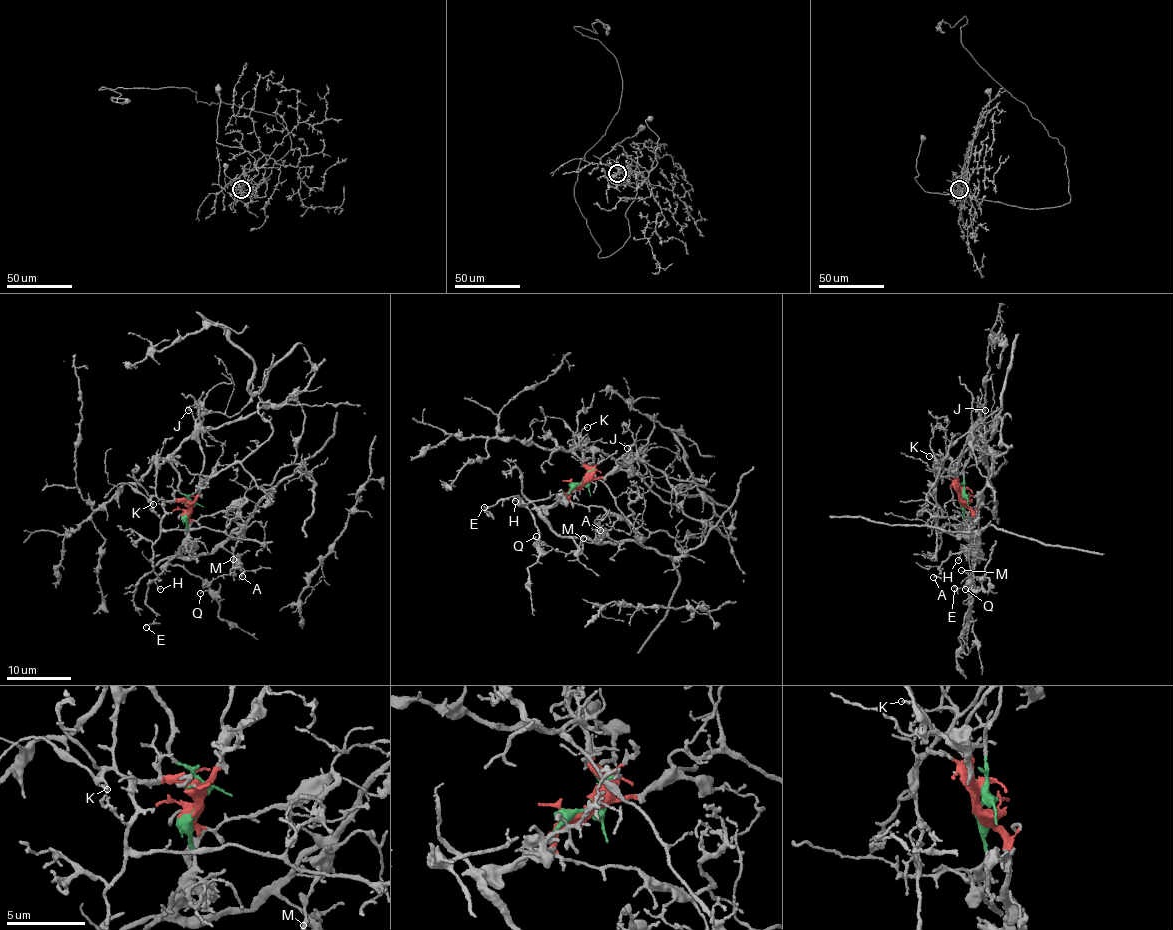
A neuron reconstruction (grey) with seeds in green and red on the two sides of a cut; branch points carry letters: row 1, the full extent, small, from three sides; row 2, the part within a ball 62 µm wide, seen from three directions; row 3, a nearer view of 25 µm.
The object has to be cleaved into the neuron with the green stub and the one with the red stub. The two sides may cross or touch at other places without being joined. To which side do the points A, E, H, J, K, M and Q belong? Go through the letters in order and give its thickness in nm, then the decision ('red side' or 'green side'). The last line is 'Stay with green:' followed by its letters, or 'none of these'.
A: calibre 190 nm; red side
E: calibre 120 nm; green side
H: calibre 140 nm; green side
J: calibre 190 nm; red side
K: calibre 80 nm; red side
M: calibre 120 nm; red side
Q: calibre 120 nm; green side
Stay with green: E, H, Q

